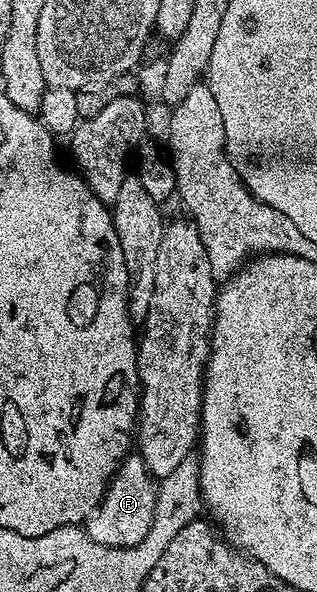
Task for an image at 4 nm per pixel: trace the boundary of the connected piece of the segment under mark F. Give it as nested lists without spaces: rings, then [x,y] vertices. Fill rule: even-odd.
[[[128,454],[111,476],[98,508],[87,517],[85,531],[93,542],[110,548],[133,548],[149,530],[155,517],[157,480],[137,454]]]

